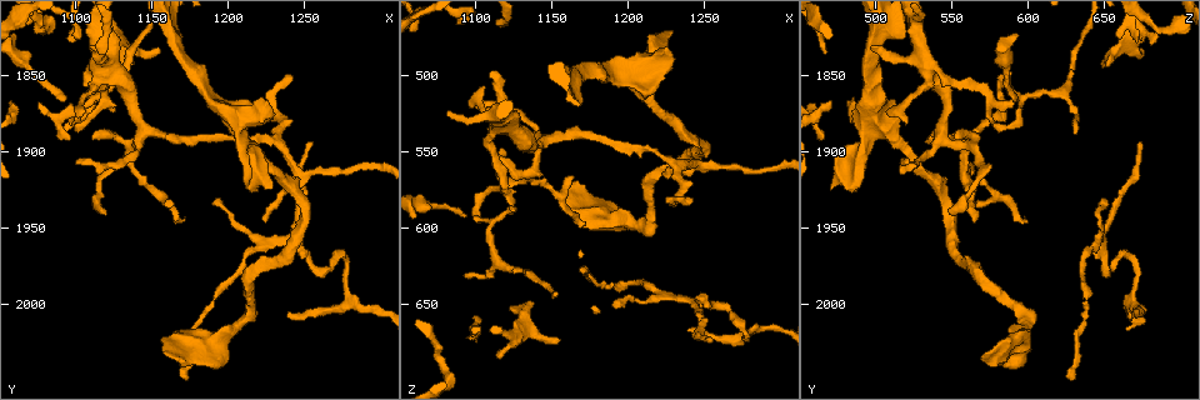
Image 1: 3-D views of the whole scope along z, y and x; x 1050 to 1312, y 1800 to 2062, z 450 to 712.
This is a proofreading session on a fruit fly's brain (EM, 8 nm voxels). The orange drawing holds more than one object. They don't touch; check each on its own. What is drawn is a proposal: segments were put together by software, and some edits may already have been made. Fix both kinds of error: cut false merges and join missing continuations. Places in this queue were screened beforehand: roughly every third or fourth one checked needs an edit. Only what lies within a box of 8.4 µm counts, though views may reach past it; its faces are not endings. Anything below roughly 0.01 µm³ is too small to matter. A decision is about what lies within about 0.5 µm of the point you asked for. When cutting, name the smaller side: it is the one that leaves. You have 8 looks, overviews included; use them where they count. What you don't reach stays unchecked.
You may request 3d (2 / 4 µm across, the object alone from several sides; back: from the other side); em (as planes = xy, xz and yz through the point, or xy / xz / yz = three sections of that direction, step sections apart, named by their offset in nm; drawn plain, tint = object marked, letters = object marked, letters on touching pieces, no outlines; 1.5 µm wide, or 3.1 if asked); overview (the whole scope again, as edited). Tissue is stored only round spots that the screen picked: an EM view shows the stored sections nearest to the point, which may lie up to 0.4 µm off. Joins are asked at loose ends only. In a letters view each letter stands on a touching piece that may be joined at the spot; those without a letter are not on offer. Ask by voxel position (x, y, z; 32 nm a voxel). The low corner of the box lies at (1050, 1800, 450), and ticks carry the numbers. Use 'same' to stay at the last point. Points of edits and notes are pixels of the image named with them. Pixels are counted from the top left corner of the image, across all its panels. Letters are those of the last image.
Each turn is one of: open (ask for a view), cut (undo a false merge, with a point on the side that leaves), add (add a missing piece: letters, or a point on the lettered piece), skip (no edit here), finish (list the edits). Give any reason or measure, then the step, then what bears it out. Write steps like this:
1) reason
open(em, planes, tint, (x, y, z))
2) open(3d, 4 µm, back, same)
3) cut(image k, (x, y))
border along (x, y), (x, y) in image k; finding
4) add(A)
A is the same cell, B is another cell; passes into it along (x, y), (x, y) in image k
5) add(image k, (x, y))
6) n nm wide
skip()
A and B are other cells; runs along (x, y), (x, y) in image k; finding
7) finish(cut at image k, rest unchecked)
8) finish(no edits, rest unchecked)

sharp bend
open(3d, 4 µm, (1100, 1884, 588))

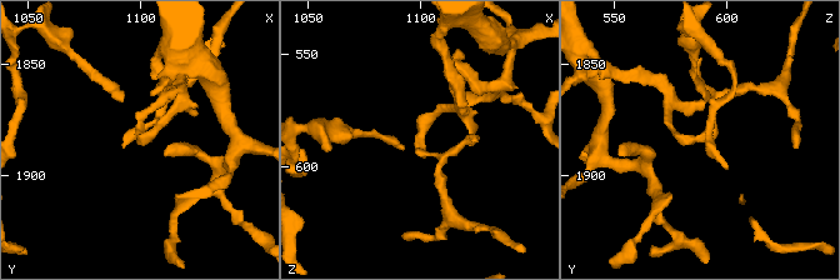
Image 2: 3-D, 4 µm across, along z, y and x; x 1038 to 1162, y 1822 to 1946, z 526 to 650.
open(em, planes, letters, (1100, 1884, 588))

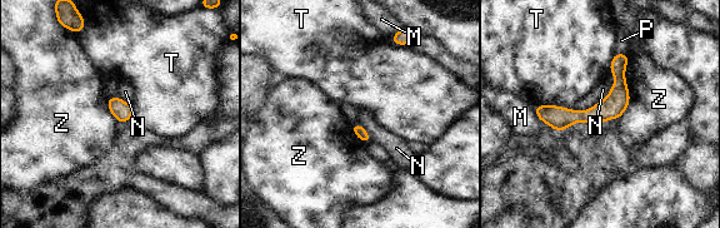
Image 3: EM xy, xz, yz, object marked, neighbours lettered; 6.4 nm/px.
cut(image 3, (618, 65))
M, N, P, T and Z are other cells; a second cell is stuck on

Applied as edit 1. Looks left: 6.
open(overview)

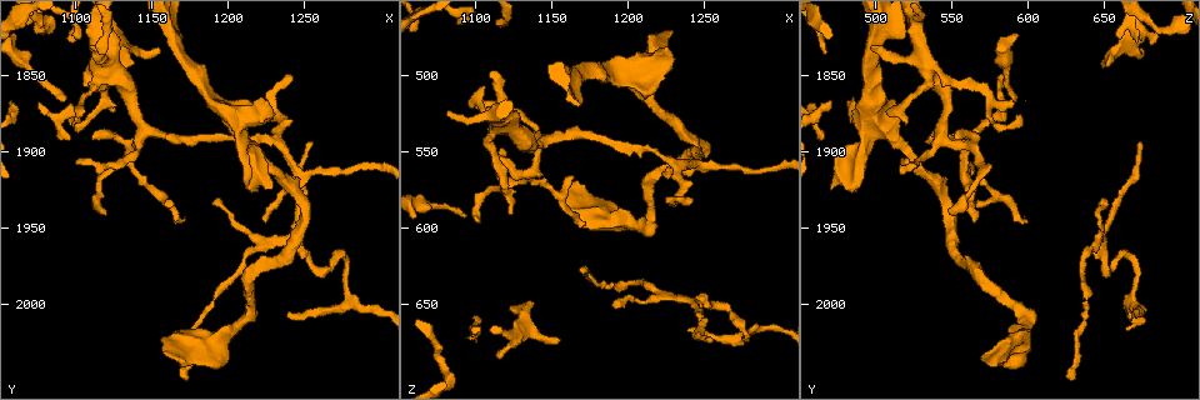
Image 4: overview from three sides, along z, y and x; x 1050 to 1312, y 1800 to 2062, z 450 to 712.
tapers out
open(3d, 4 µm, (1154, 1832, 672))

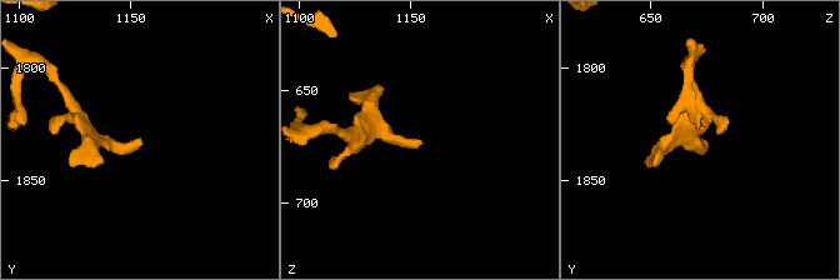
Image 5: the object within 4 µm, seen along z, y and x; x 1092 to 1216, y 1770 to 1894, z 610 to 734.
shape alone is not enough
open(em, xz, step 4, letters, (1153, 1832, 672))

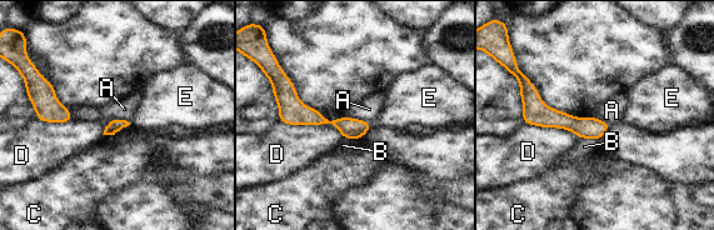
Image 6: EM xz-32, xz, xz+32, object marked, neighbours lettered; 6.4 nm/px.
skip()
A, B, C, D and E are other cells; border along (318, 110), (372, 125) in image 6; no lettered piece goes on from it

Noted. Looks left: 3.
free end
open(3d, 4 µm, (1100, 1906, 522))

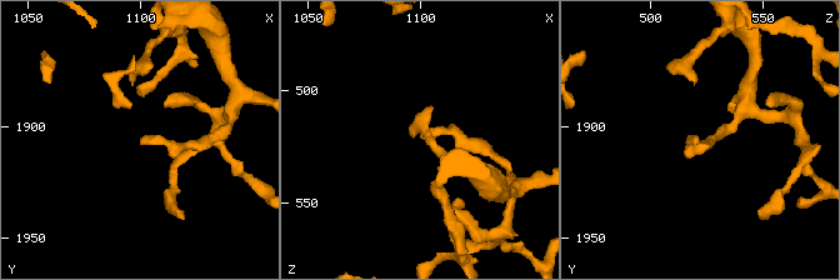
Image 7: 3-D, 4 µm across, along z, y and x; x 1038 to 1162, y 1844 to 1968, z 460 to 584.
open(em, planes, letters, (1100, 1907, 520))

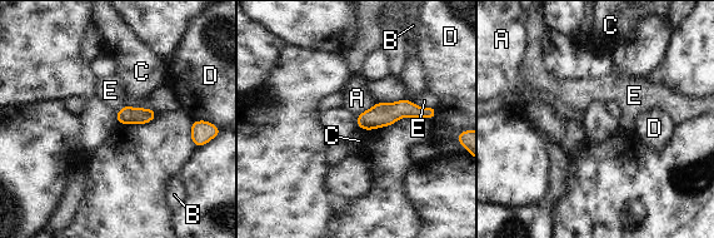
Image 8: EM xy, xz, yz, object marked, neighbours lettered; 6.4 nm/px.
skip()
A, B, C, D and E are other cells; runs along (432, 114), (392, 112), (359, 123) in image 8; no lettered piece goes on from it

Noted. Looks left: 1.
finish(cut at image 3, rest unchecked)

